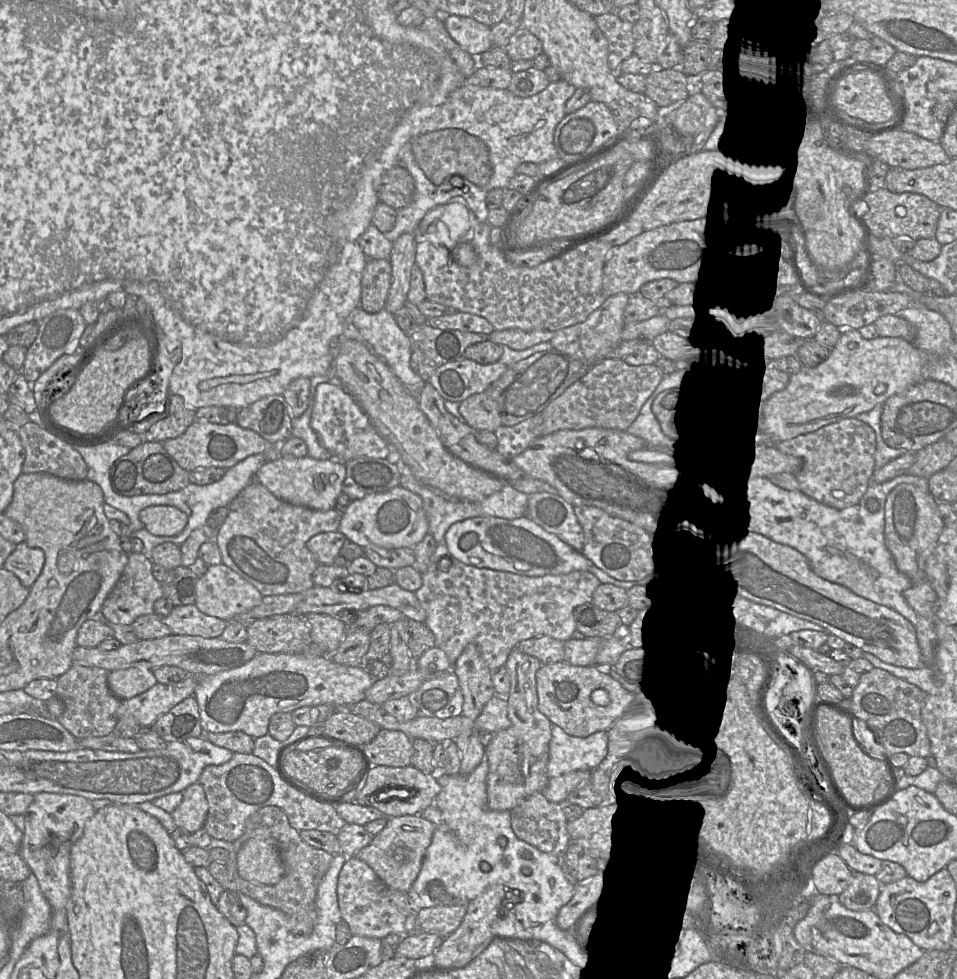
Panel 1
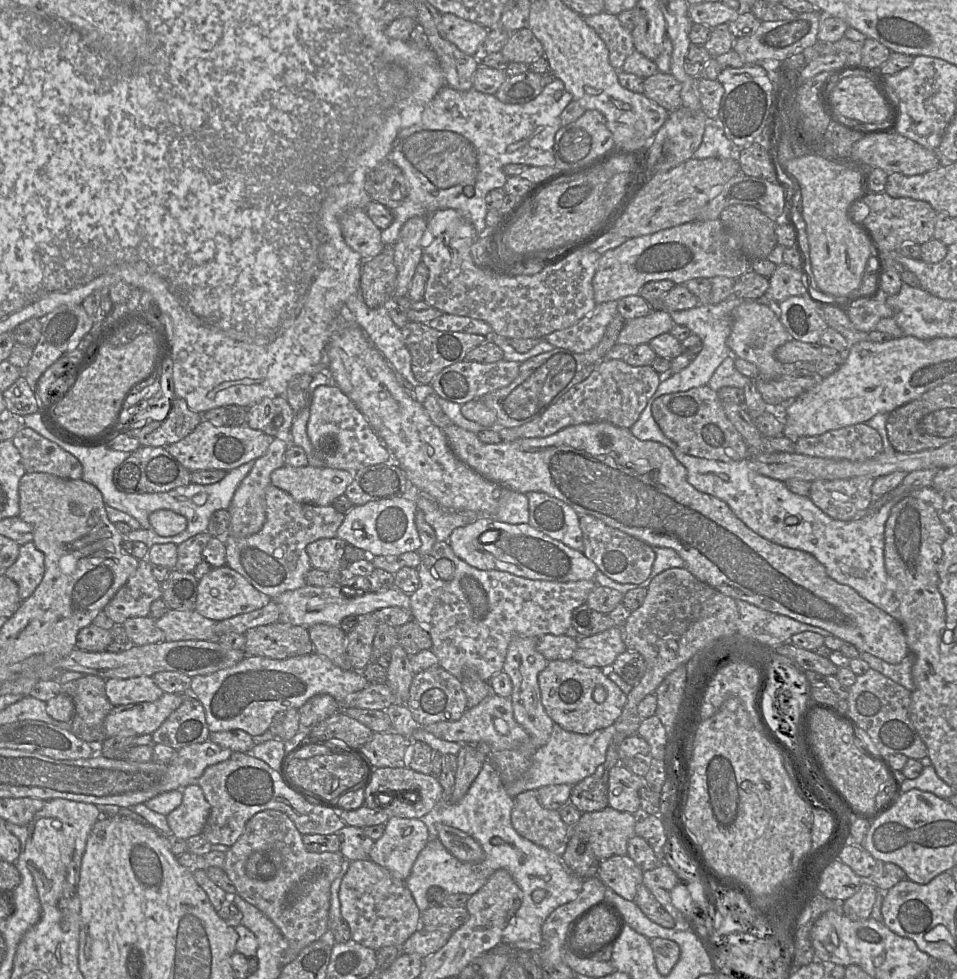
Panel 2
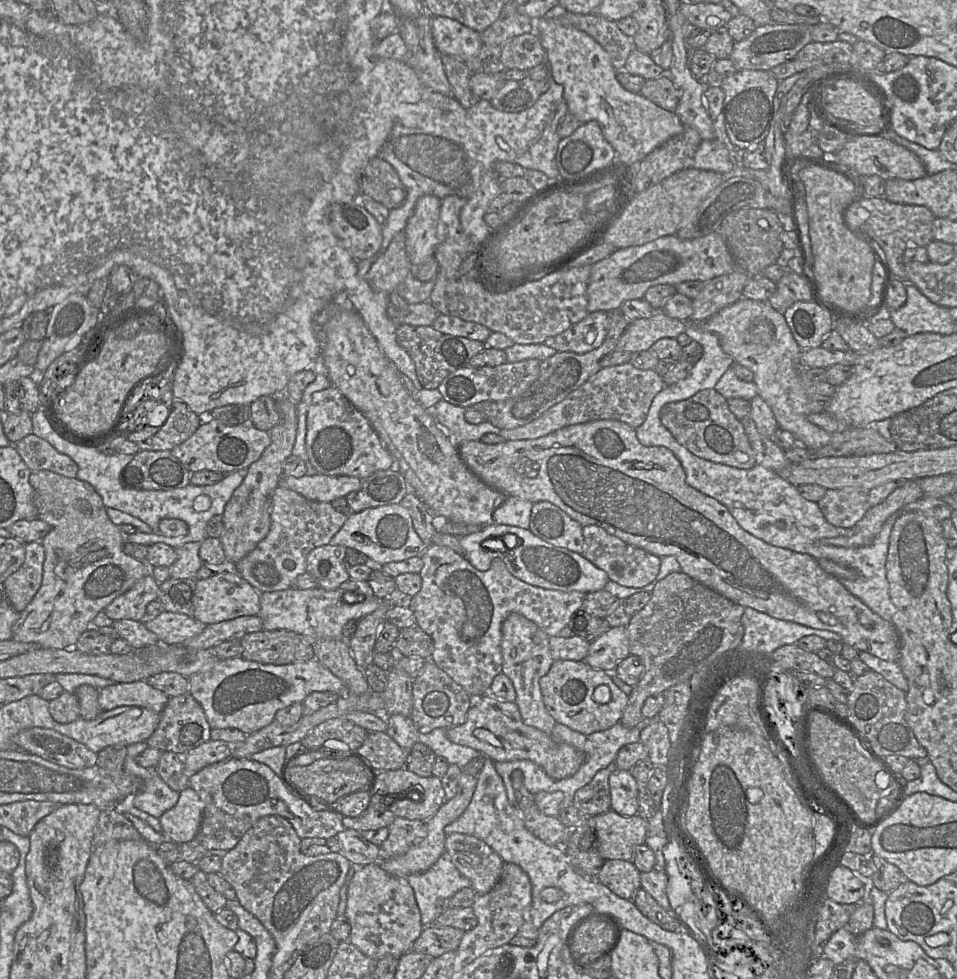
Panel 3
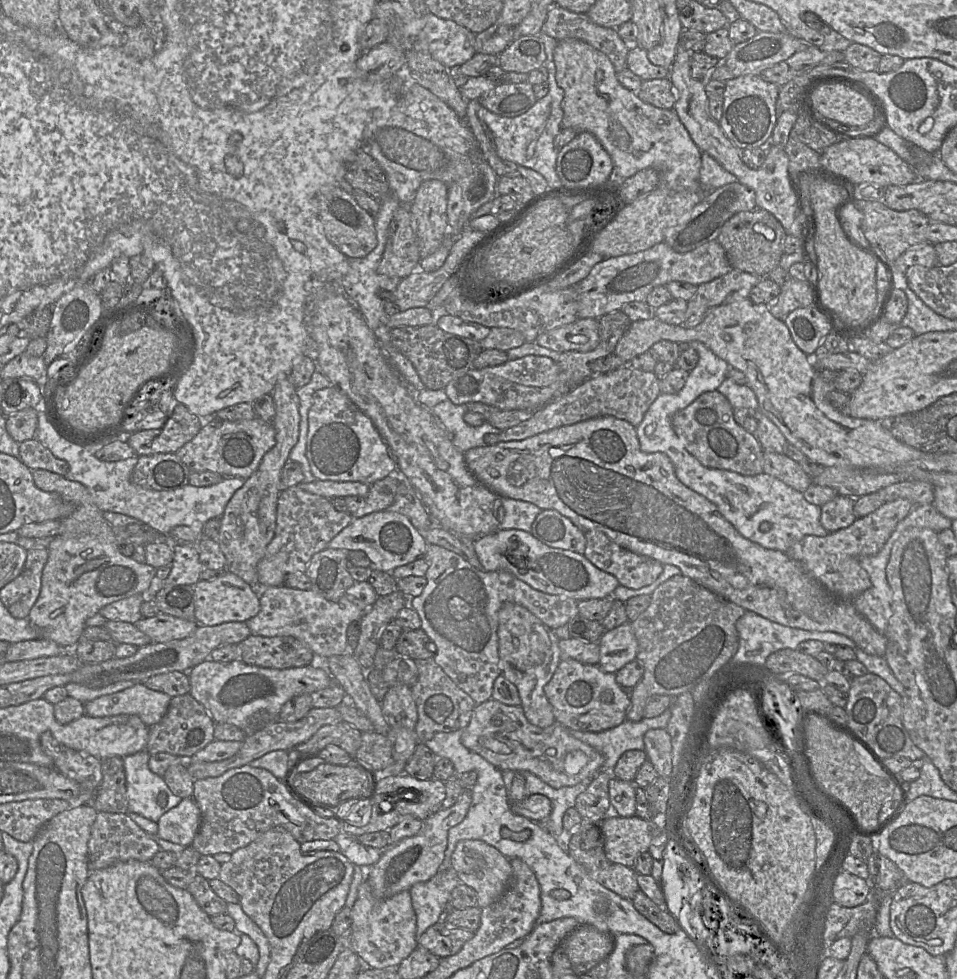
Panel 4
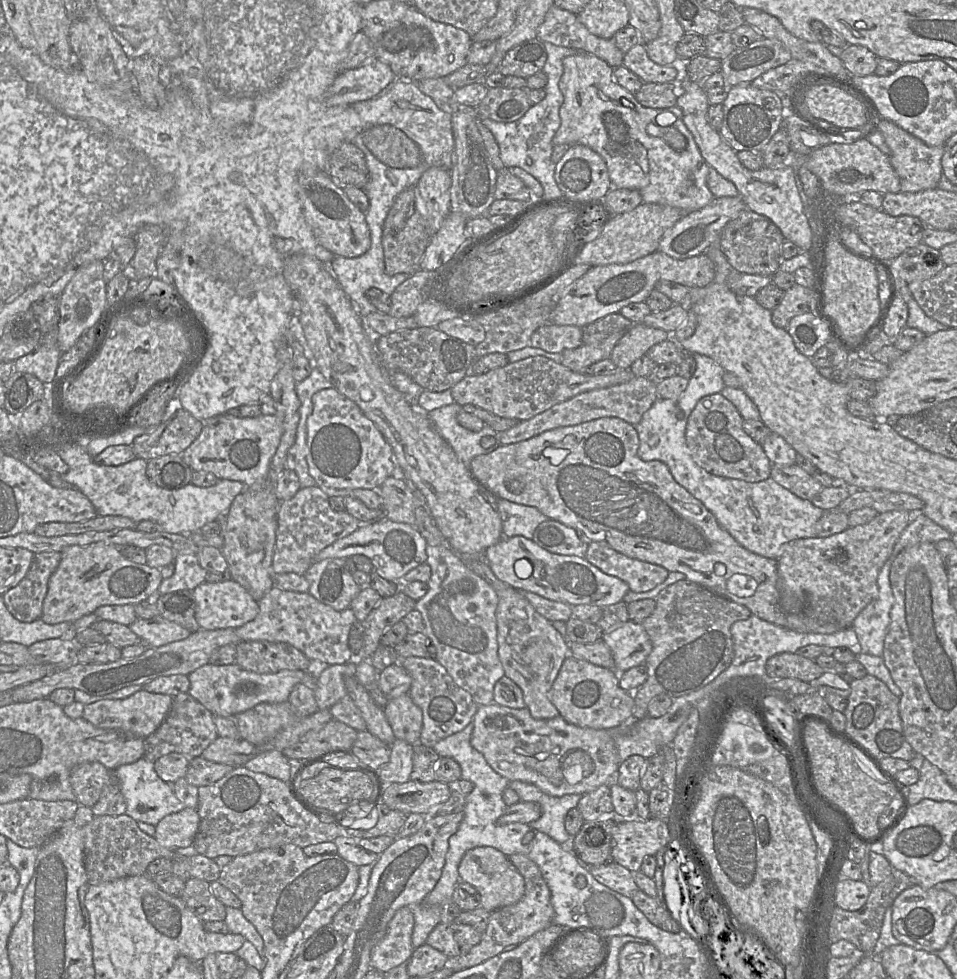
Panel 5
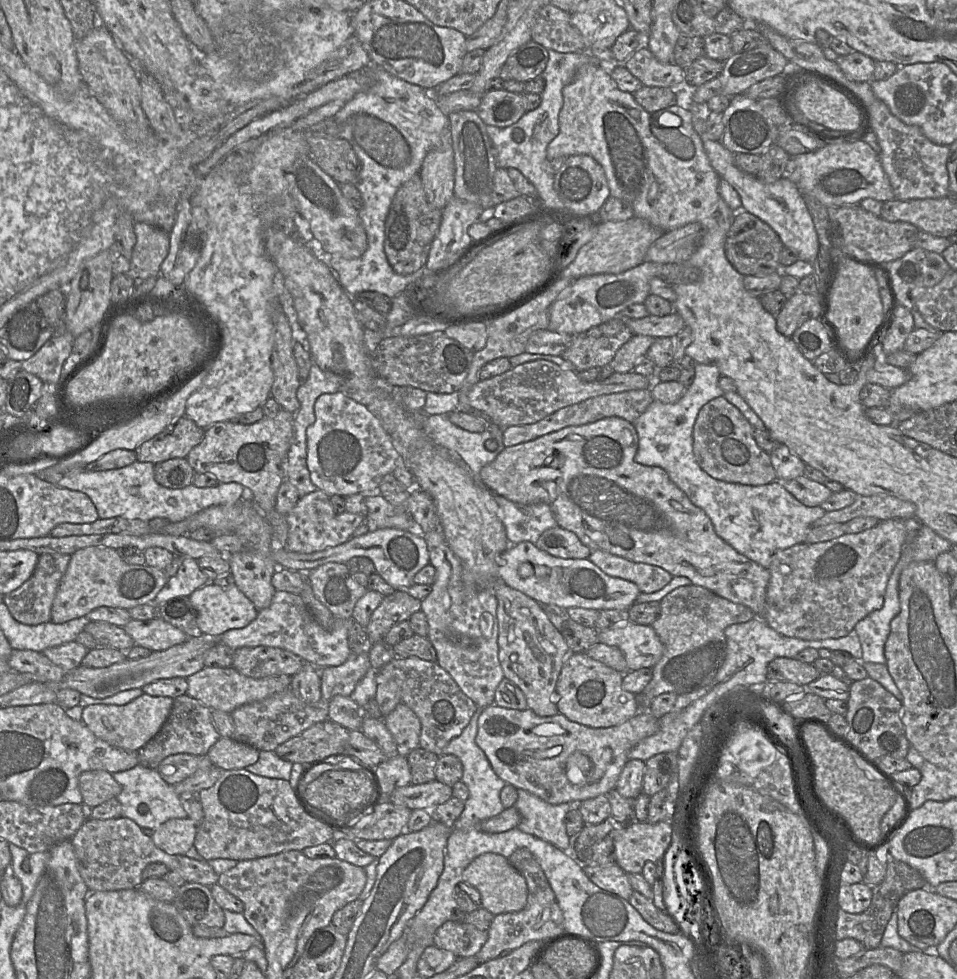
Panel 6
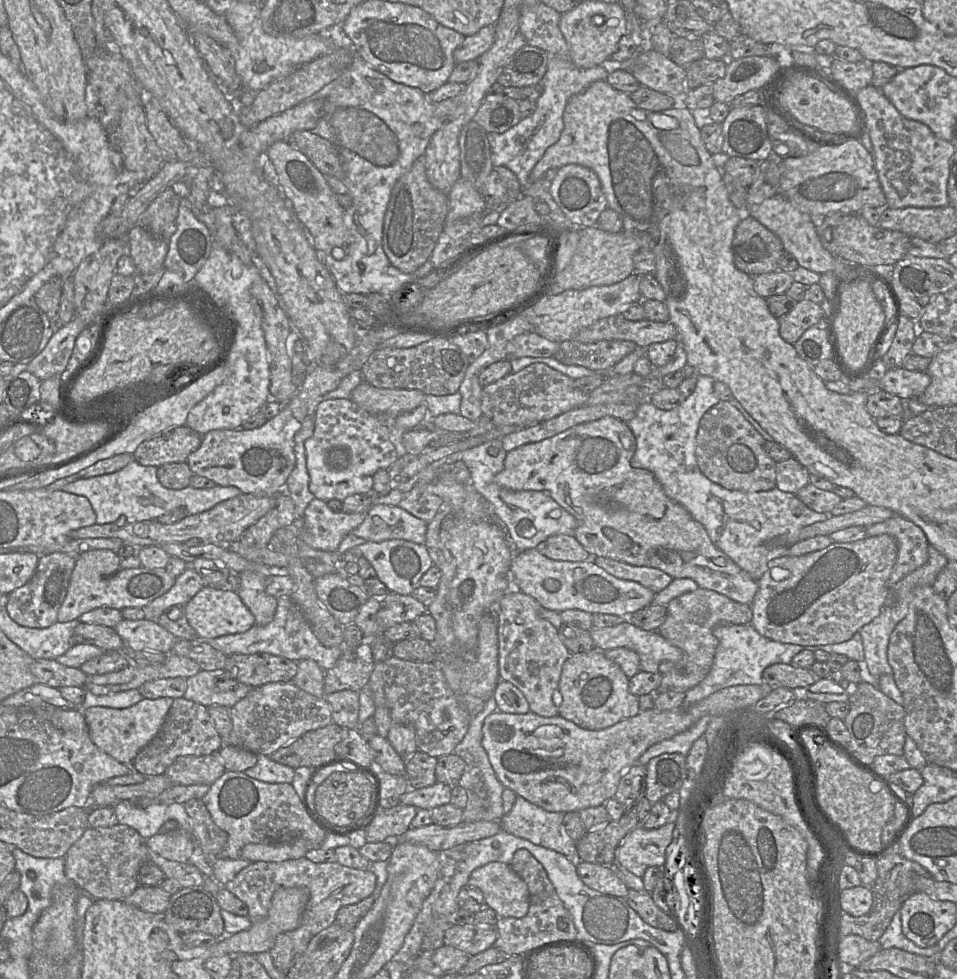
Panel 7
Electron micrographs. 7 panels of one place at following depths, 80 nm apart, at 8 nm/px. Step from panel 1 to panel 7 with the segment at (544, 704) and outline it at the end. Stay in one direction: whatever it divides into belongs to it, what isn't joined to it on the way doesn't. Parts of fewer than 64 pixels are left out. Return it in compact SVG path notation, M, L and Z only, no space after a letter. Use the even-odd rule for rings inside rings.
M593 649L589 652L570 655L562 667L558 690L561 694L561 703L558 715L588 730L609 728L627 718L639 714L639 696L629 690L629 679L620 666L608 659L603 651Z

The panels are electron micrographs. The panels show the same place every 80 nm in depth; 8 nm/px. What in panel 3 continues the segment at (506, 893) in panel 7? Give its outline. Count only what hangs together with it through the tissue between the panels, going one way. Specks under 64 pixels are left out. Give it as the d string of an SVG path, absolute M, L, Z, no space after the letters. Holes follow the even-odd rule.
M451 833L446 836L445 849L458 871L470 880L477 894L488 893L499 881L505 863L484 841L472 835Z

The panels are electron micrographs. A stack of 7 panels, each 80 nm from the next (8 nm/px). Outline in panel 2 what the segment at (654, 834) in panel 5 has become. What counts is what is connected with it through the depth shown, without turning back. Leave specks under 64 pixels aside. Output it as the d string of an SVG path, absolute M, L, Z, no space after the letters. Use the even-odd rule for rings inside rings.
M608 806L600 811L582 813L573 828L587 833L593 853L602 861L615 855L627 855L628 841L636 835L635 824L635 815L629 812L620 812Z

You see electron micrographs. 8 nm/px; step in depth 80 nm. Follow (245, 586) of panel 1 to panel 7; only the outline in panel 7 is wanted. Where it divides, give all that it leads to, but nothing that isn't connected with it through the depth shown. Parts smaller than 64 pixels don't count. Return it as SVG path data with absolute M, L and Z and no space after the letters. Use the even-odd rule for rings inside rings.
M205 585L185 604L185 615L190 626L197 632L198 639L211 641L220 636L243 633L255 625L255 618L235 591L224 591L214 586Z

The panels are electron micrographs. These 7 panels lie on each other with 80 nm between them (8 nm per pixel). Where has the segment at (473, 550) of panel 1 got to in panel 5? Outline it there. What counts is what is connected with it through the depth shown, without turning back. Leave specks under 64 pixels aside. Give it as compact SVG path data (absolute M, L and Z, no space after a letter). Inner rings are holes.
M523 536L502 538L486 549L484 558L495 576L507 585L570 606L607 607L621 602L630 591L621 579L605 574L585 558L551 553Z

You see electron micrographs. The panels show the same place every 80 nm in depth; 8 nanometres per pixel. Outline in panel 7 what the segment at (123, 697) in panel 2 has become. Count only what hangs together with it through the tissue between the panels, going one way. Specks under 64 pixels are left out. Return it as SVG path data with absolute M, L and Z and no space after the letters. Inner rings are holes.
M143 698L125 709L90 707L84 711L87 731L93 744L120 763L131 765L137 753L159 732L173 703L171 698Z

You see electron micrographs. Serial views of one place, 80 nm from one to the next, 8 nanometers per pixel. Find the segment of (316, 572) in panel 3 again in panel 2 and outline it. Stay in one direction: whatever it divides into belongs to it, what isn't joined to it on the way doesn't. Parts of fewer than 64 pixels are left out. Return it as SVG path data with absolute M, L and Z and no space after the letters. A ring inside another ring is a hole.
M333 538L318 539L306 547L312 568L328 573L340 573L340 561L347 544L344 540Z

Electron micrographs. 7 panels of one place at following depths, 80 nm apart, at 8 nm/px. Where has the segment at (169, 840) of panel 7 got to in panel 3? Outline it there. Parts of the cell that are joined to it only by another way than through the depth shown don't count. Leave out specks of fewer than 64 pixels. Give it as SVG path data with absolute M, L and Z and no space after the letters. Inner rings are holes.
M188 786L179 793L178 802L160 818L162 833L173 843L183 844L193 840L202 821L204 802Z

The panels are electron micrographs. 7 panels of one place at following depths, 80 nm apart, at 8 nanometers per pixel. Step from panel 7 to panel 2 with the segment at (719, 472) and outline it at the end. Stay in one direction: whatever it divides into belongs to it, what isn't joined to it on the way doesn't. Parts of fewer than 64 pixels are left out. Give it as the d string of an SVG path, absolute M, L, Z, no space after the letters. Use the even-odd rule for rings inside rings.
M709 385L658 397L652 404L652 414L663 434L685 454L724 462L750 458L750 448L726 416L718 393Z

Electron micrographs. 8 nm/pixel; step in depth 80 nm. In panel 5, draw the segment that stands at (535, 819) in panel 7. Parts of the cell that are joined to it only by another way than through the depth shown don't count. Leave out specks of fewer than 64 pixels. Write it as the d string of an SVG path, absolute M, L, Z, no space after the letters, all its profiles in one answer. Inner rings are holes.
M513 781L510 787L517 792L520 801L535 802L540 805L542 810L540 818L529 823L532 830L547 834L559 844L569 844L571 836L565 828L565 817L571 809L577 807L581 795L550 796L540 789L532 790L530 786L521 781Z

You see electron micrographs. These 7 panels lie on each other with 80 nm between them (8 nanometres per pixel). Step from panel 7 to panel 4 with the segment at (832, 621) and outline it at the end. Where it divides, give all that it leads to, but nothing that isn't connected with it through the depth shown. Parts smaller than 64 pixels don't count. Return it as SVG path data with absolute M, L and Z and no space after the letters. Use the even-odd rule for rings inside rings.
M905 498L883 503L872 513L857 518L852 525L826 536L805 536L787 553L793 560L818 580L837 599L853 602L854 599L871 586L868 572L861 566L863 557L876 555L885 545L900 521L910 513L914 504Z

